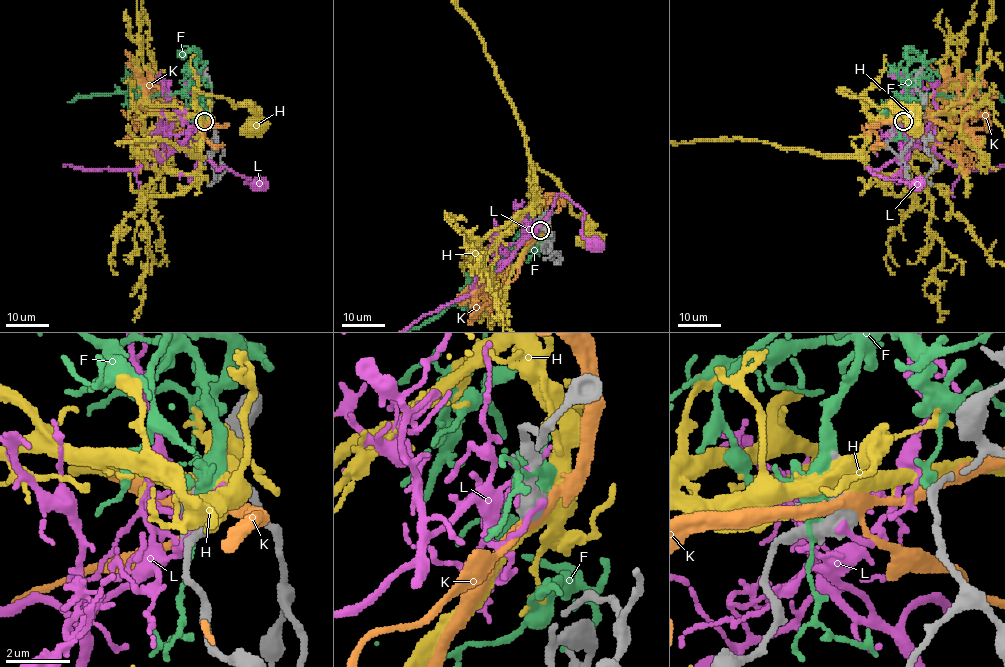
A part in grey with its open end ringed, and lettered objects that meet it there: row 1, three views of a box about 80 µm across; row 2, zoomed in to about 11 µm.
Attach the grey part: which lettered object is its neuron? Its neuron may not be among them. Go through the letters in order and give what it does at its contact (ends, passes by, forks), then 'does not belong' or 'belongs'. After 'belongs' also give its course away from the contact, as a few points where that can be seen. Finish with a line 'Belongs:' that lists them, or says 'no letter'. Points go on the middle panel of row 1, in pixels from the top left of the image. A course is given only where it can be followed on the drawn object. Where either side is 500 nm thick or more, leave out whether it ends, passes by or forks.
F: it forks there; does not belong
H: it forks there; does not belong
K: belongs; it runs (540, 230), (516, 249), (501, 284), (486, 284), (474, 296), (477, 294), (477, 284)
L: does not belong
Belongs: K

